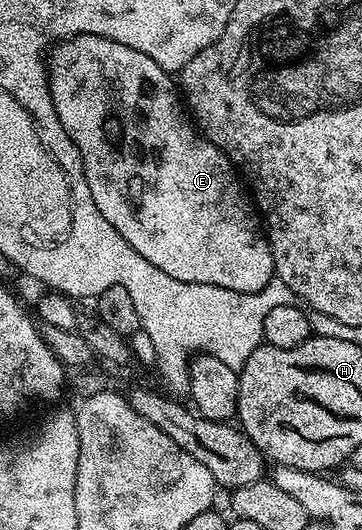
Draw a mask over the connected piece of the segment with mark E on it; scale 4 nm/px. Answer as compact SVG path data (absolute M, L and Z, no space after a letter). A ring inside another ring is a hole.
M78 33L74 37L65 37L59 43L53 44L46 57L46 68L48 70L48 90L54 103L53 110L62 123L68 138L78 147L80 158L84 164L86 183L90 183L90 195L100 214L120 232L122 239L126 239L126 243L130 243L130 247L134 247L134 251L138 251L138 255L142 255L150 263L154 263L154 267L166 271L166 275L170 275L174 279L217 285L239 293L256 293L273 280L272 250L269 249L267 240L262 236L262 225L258 220L257 210L254 208L241 178L234 172L233 166L225 157L224 152L211 145L208 138L197 132L191 124L189 124L190 126L184 125L183 119L180 118L180 109L176 106L176 93L172 90L172 81L168 78L171 77L169 70L158 67L158 63L154 63L154 59L150 59L150 55L146 55L134 47L112 41L109 37L99 37L93 33Z

